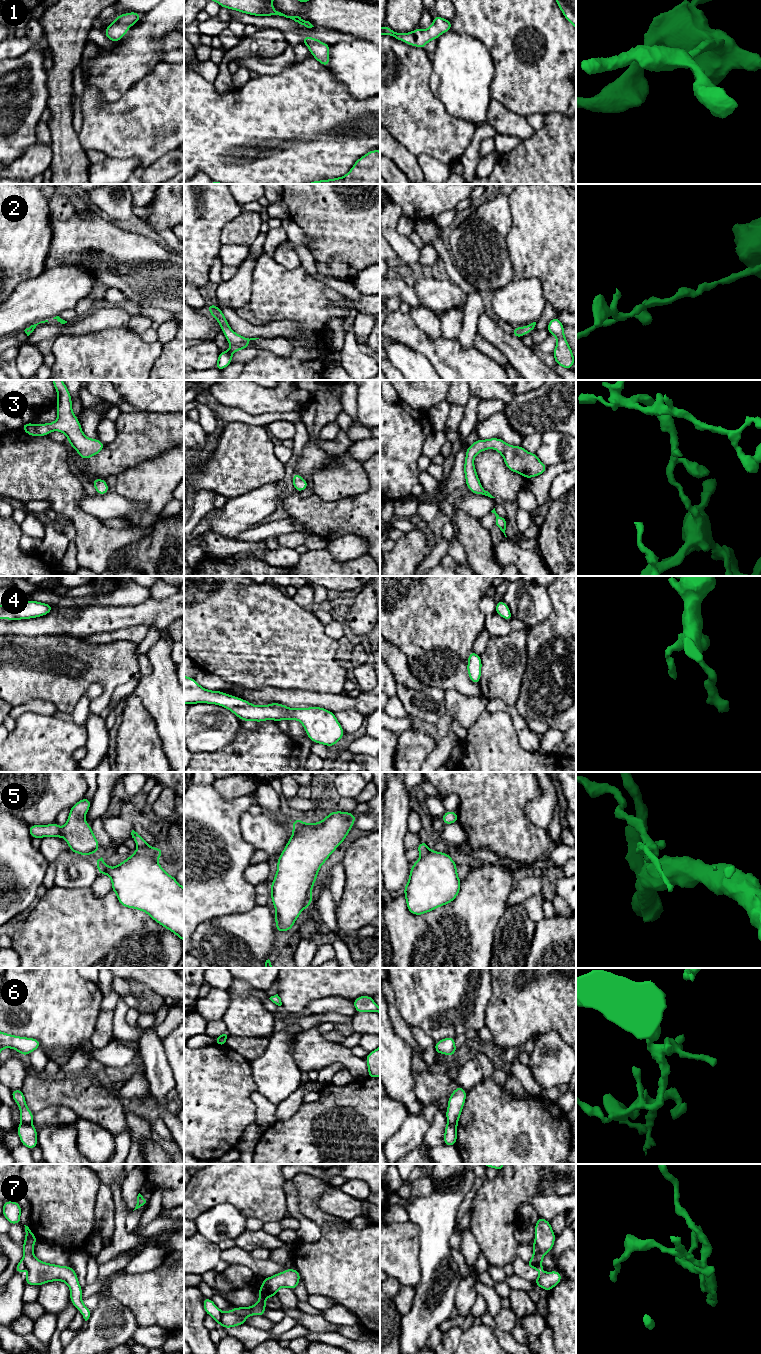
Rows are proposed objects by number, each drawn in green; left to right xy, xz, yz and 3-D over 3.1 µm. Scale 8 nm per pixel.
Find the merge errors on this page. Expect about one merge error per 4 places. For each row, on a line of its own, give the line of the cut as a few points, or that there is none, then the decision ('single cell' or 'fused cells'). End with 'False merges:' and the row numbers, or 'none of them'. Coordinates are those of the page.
1: no cut; single cell
2: no cut; single cell
3: no cut; single cell
4: no cut; single cell
5: cut in xz along (328, 814), (341, 814), (353, 821); fused cells
6: cut in xz along (226, 1038), (220, 1038), (216, 1042); fused cells
7: cut in xz along (223, 1312), (218, 1323); fused cells
False merges: 5, 6, 7

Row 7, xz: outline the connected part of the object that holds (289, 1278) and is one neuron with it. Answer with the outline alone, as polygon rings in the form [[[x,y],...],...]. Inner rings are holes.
[[[286,1269],[281,1273],[263,1279],[262,1285],[259,1288],[258,1302],[246,1308],[235,1307],[234,1309],[223,1312],[220,1318],[219,1325],[224,1328],[232,1328],[245,1324],[246,1318],[250,1315],[258,1315],[264,1317],[264,1311],[267,1308],[265,1299],[275,1297],[277,1291],[281,1287],[296,1289],[301,1277],[296,1269]]]

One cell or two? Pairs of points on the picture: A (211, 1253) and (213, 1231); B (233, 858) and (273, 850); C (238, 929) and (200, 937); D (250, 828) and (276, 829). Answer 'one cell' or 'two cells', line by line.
A: two cells
B: two cells
C: one cell
D: one cell

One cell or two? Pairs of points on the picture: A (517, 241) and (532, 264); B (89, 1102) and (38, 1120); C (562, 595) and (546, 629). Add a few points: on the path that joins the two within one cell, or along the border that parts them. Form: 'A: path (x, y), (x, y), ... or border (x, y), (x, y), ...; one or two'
A: path (523, 247), (532, 258); one
B: border (47, 1106), (67, 1106), (78, 1117); two
C: path (562, 603), (562, 613), (554, 621); one

